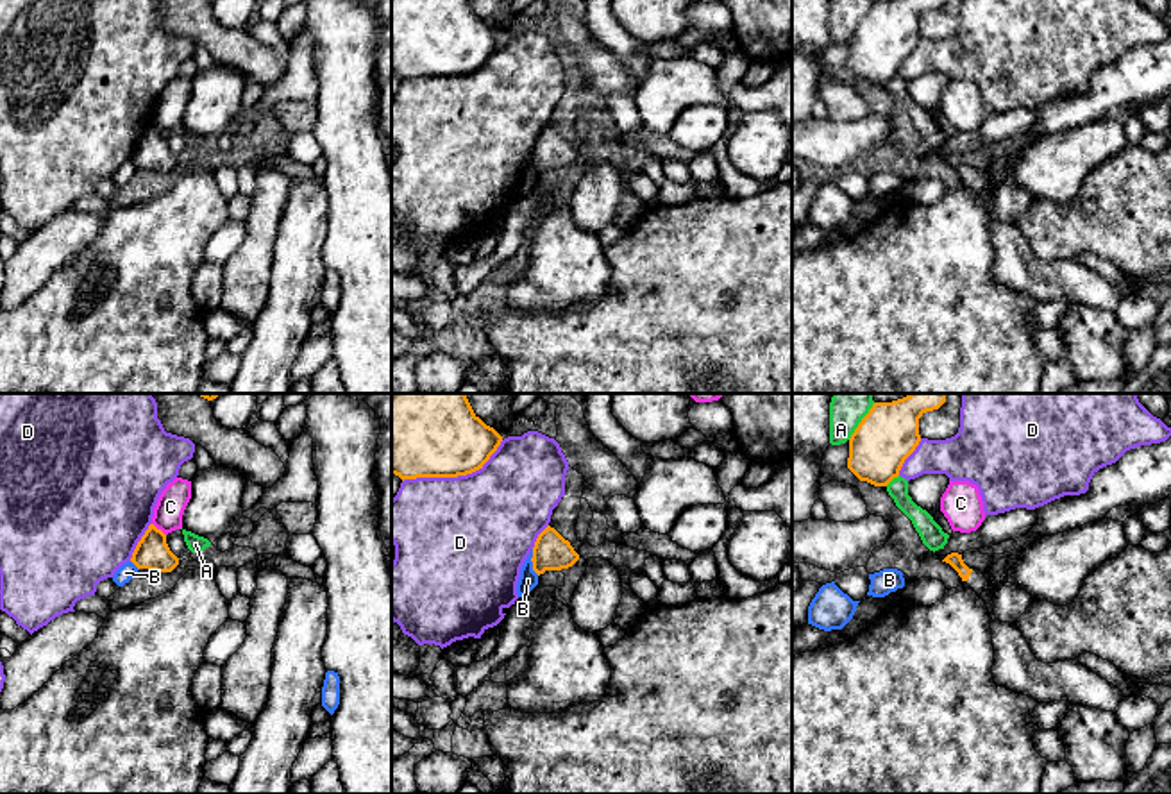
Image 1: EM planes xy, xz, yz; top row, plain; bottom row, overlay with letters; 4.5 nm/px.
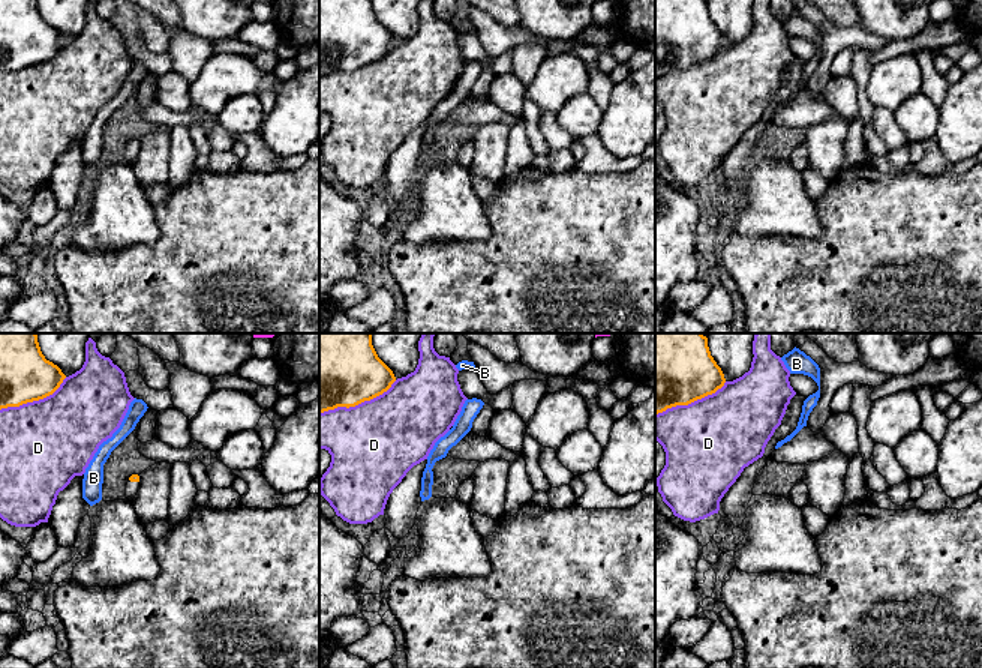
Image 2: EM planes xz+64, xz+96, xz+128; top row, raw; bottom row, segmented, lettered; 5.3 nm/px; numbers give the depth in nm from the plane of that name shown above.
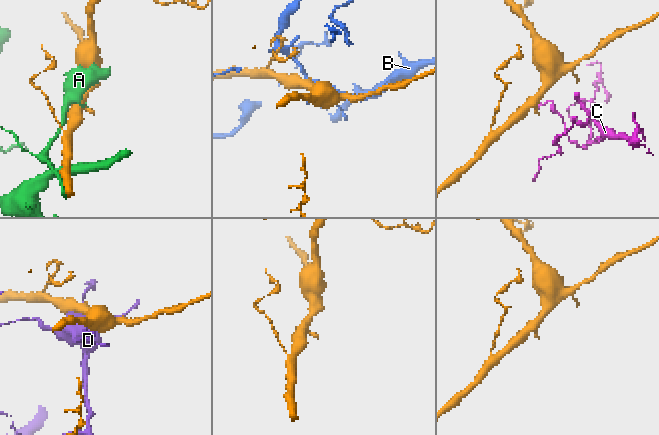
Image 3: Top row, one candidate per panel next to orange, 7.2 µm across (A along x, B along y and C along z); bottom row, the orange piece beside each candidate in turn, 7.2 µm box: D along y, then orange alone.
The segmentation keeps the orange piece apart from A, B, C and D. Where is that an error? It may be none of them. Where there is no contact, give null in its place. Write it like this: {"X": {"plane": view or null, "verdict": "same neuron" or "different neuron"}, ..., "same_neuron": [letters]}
{"A": {"plane": "yz", "verdict": "different neuron"}, "B": {"plane": "xz", "verdict": "different neuron"}, "C": {"plane": "xy", "verdict": "different neuron"}, "D": {"plane": "xz", "verdict": "different neuron"}, "same_neuron": []}

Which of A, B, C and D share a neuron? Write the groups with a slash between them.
A / B / C / D

